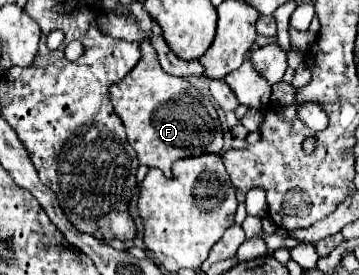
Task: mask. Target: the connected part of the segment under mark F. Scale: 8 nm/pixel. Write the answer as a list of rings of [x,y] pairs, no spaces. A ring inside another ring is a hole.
[[[142,41],[142,61],[116,85],[110,87],[114,111],[126,127],[130,145],[138,161],[148,167],[158,167],[170,177],[174,161],[202,153],[222,151],[222,129],[208,87],[194,87],[188,79],[168,75],[156,57],[150,41]],[[192,97],[192,99],[186,99]]]

